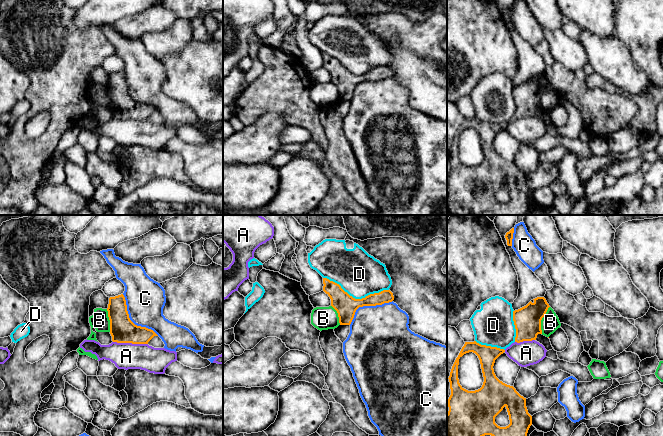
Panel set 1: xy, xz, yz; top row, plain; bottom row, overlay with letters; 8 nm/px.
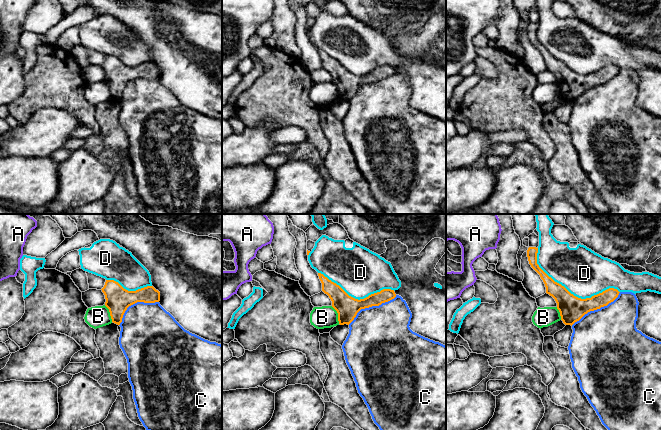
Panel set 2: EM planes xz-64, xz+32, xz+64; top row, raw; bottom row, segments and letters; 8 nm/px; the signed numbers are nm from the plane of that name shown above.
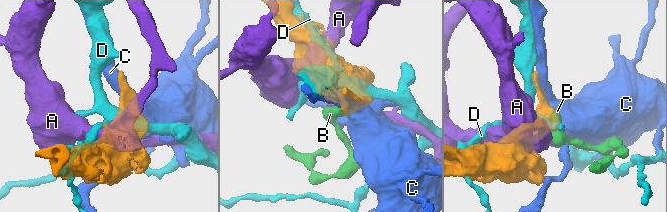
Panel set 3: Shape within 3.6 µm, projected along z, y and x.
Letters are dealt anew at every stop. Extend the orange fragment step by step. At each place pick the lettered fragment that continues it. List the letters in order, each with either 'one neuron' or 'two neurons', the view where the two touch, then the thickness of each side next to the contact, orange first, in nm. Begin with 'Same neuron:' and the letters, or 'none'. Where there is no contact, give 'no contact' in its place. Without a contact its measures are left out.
Same neuron: none
A: two neurons | xy | 200/220 nm
B: two neurons | yz | 220/150 nm
C: two neurons | xy | 200/320 nm
D: two neurons | xz | 170/360 nm

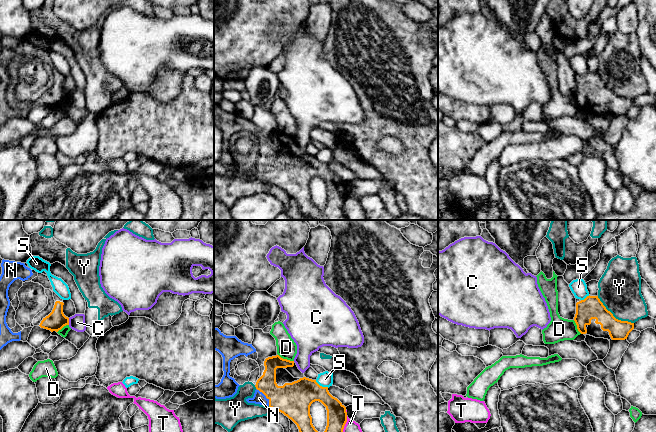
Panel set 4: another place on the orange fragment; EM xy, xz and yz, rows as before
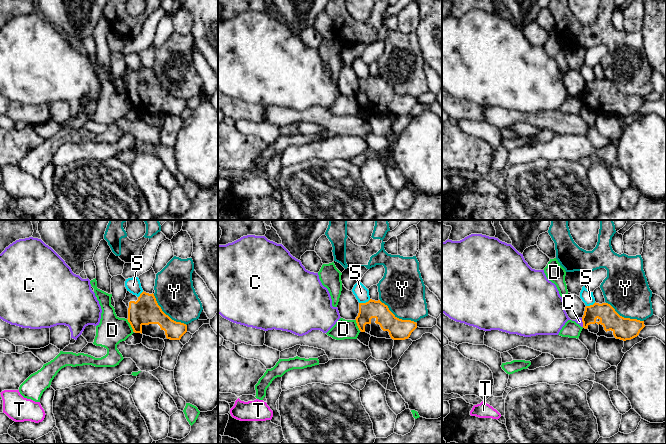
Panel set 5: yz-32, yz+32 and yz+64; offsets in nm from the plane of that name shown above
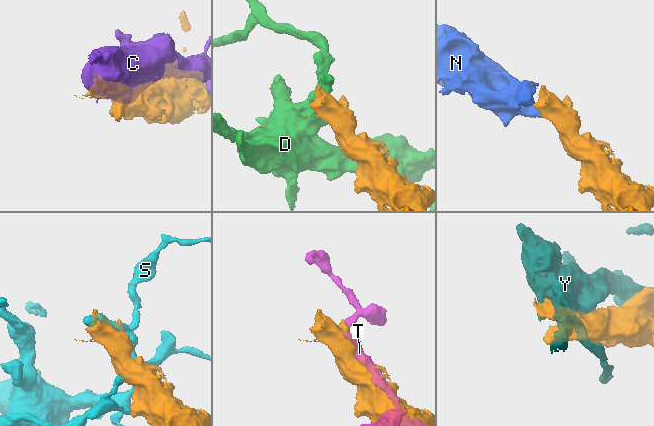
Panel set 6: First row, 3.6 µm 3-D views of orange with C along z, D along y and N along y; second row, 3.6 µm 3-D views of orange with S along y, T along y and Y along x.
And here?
Same neuron: N
C: two neurons | xy | 160/130 nm
D: two neurons | xz | 150/160 nm
N: one neuron | xz | 280/100 nm
S: two neurons | xz | 280/120 nm
T: two neurons | xz | 160/100 nm
Y: two neurons | yz | 180/340 nm

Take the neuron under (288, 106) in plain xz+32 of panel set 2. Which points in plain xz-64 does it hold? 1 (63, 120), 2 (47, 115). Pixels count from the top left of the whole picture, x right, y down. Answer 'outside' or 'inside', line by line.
1: outside
2: outside

